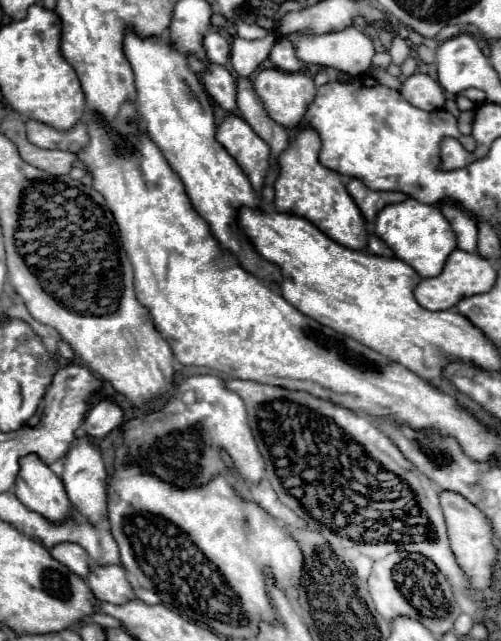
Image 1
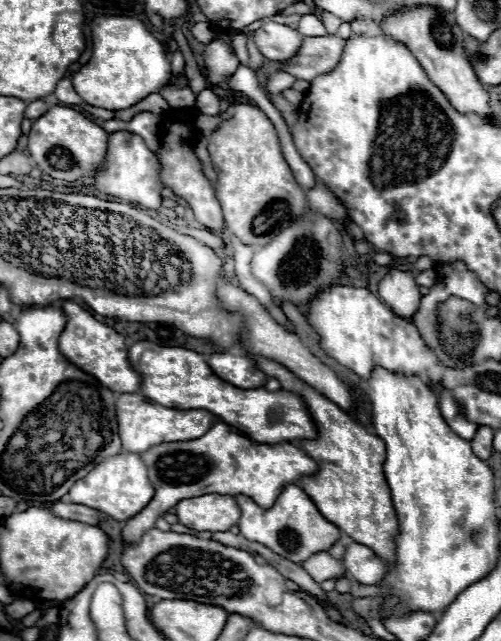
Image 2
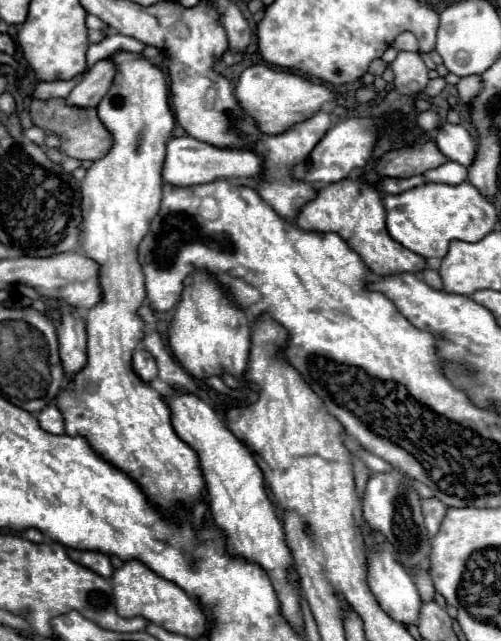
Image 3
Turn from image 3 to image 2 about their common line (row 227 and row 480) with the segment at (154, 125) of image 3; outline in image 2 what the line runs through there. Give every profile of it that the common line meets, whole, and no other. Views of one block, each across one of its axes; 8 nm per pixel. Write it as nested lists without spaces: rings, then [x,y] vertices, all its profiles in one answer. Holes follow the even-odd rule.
[[[122,452],[118,456],[106,458],[94,472],[90,472],[86,478],[78,480],[74,488],[70,488],[70,502],[90,506],[94,510],[100,510],[108,514],[114,520],[130,520],[130,516],[136,516],[150,500],[154,498],[154,486],[148,480],[146,464],[142,464],[142,458],[138,454]]]

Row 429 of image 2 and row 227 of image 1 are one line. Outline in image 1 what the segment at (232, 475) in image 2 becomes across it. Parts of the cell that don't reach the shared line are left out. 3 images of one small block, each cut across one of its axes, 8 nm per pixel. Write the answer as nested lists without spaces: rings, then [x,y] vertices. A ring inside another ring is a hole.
[[[128,28],[124,36],[124,54],[134,72],[138,114],[142,116],[154,144],[184,182],[186,194],[192,200],[196,212],[208,222],[210,232],[222,244],[222,248],[236,254],[248,272],[266,282],[280,282],[280,270],[274,264],[264,262],[248,242],[240,242],[240,234],[234,222],[236,210],[240,206],[258,208],[260,200],[236,160],[214,138],[216,124],[212,100],[196,72],[190,70],[188,58],[174,46],[170,38],[142,38],[132,28]]]

